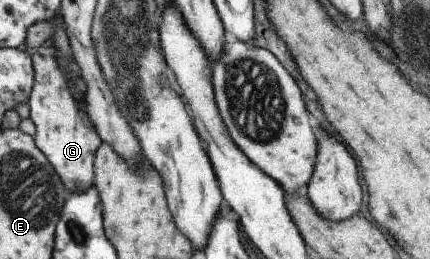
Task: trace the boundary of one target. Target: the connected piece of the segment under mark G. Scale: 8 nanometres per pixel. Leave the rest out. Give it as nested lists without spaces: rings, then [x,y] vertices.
[[[40,46],[31,56],[33,88],[27,104],[29,118],[36,125],[33,138],[36,147],[54,168],[65,190],[70,193],[85,192],[94,185],[93,163],[102,140],[86,114],[86,104],[80,105],[72,96],[65,75],[55,58],[55,46]]]

